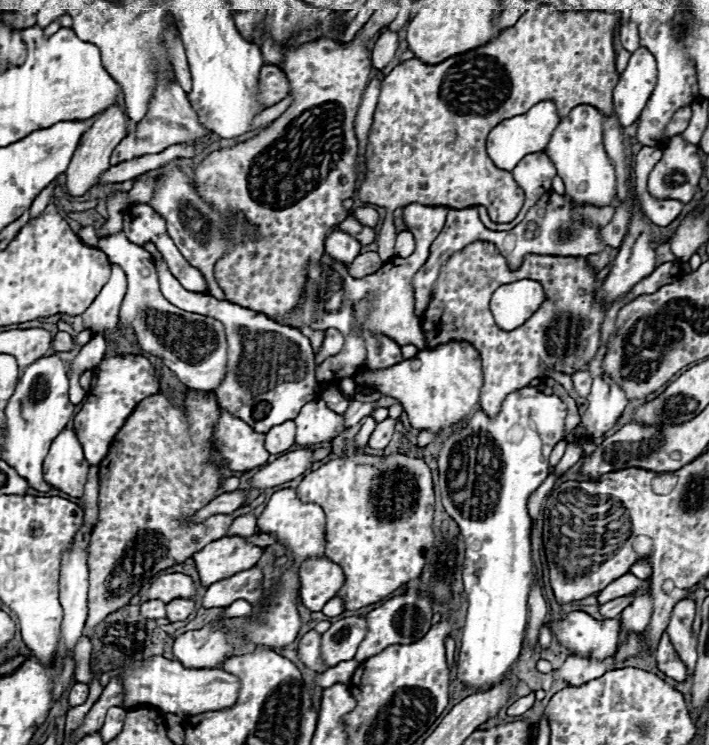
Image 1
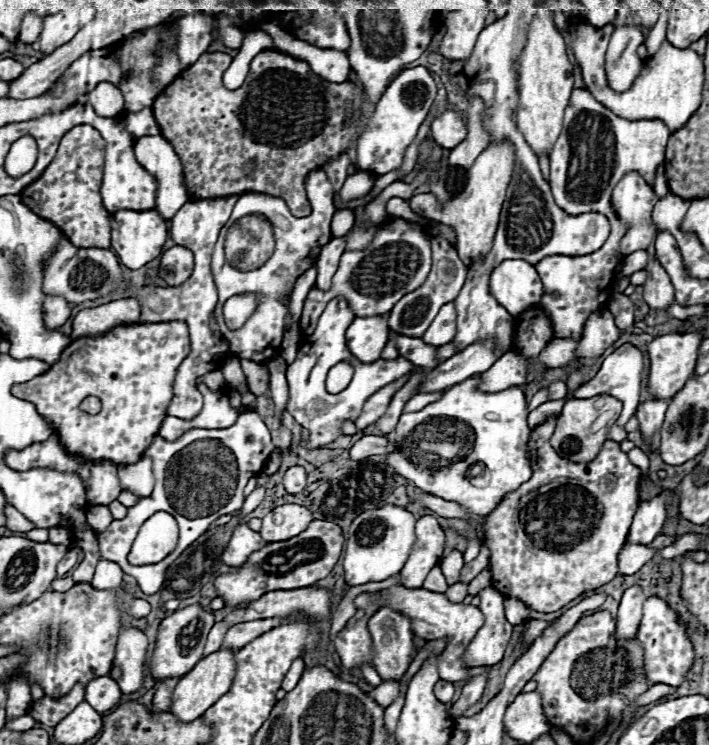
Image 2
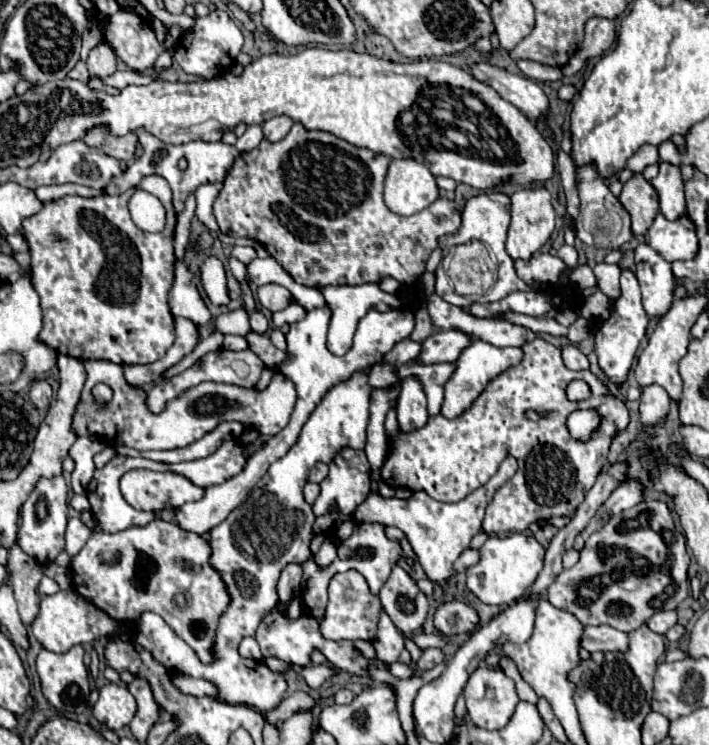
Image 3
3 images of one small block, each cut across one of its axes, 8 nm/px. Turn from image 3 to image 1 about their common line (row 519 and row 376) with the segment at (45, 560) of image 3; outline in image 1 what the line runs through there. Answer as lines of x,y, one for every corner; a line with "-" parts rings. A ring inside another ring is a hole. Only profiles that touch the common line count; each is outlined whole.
58,356
38,358
22,370
16,392
6,406
6,440
2,446
2,460
28,480
28,484
40,492
52,490
42,478
42,460
46,458
52,440
66,428
74,416
74,404
68,400
68,376
64,362

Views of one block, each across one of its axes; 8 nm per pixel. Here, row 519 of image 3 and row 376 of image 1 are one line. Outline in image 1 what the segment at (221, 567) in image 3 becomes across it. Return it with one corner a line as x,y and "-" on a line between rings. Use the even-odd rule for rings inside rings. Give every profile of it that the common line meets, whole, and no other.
146,244
144,248
156,258
156,268
160,274
160,290
170,304
186,312
212,316
224,324
228,336
228,374
224,382
214,390
220,408
228,410
232,416
238,416
242,422
250,424
256,432
266,434
272,426
278,426
286,420
294,420
302,406
320,398
322,388
314,376
314,354
310,348
310,340
304,334
300,334
290,326
276,324
262,312
254,312
250,308
242,308
226,300
216,300
210,294
188,292
168,272
154,244
-
258,402
268,402
272,406
272,410
264,420
252,418
252,410

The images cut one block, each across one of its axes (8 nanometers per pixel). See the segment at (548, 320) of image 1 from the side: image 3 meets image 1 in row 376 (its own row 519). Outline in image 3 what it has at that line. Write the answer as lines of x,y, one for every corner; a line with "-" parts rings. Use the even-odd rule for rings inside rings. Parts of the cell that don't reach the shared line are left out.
536,338
534,342
526,342
522,346
524,360
496,376
484,392
476,398
476,402
454,420
438,416
430,416
428,424
420,430
414,430
410,434
398,432
392,438
392,452
382,468
382,480
388,486
408,486
410,490
426,490
428,496
440,502
458,502
462,496
468,496
476,488
476,484
484,484
500,466
500,458
514,456
520,464
516,476
508,484
500,488
500,492
494,496
494,500
488,504
486,518
484,518
484,532
486,534
498,534
498,532
524,532
530,528
530,524
544,522
554,516
572,516
586,492
594,486
596,476
600,474
600,468
606,462
606,454
610,448
610,440
618,430
624,430
628,426
628,410
622,400
608,394
608,388
590,372
572,372
566,370
562,362
562,354
556,346
548,344
542,338
-
572,380
584,380
590,386
590,398
580,402
570,402
566,398
566,386
-
584,408
598,408
602,414
602,426
598,428
598,434
590,438
590,442
578,442
570,438
566,430
566,414
574,410
-
524,410
536,410
540,414
538,422
532,422
524,416

